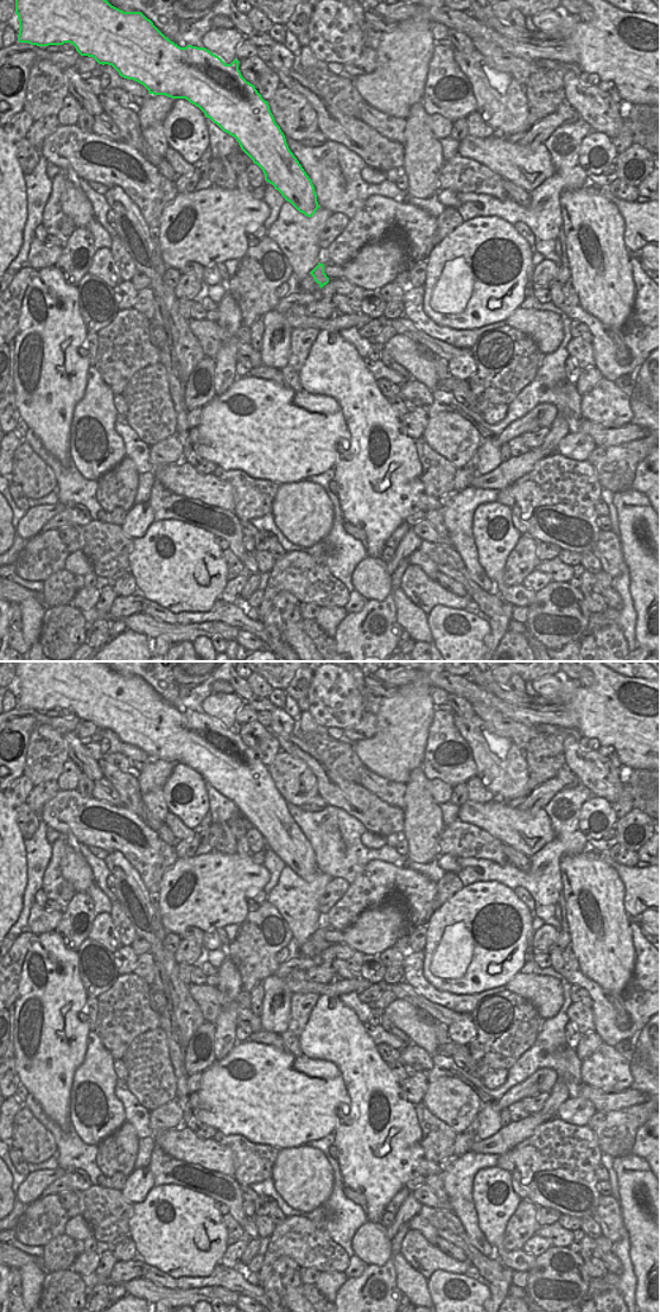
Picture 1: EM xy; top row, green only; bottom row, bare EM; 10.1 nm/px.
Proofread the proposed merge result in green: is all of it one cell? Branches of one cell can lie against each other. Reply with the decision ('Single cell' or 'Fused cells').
Single cell.

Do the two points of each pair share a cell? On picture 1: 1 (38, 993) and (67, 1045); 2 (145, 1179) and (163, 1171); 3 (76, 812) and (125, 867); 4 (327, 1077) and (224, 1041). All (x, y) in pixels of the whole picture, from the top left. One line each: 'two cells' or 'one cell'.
1: one cell
2: two cells
3: two cells
4: two cells

